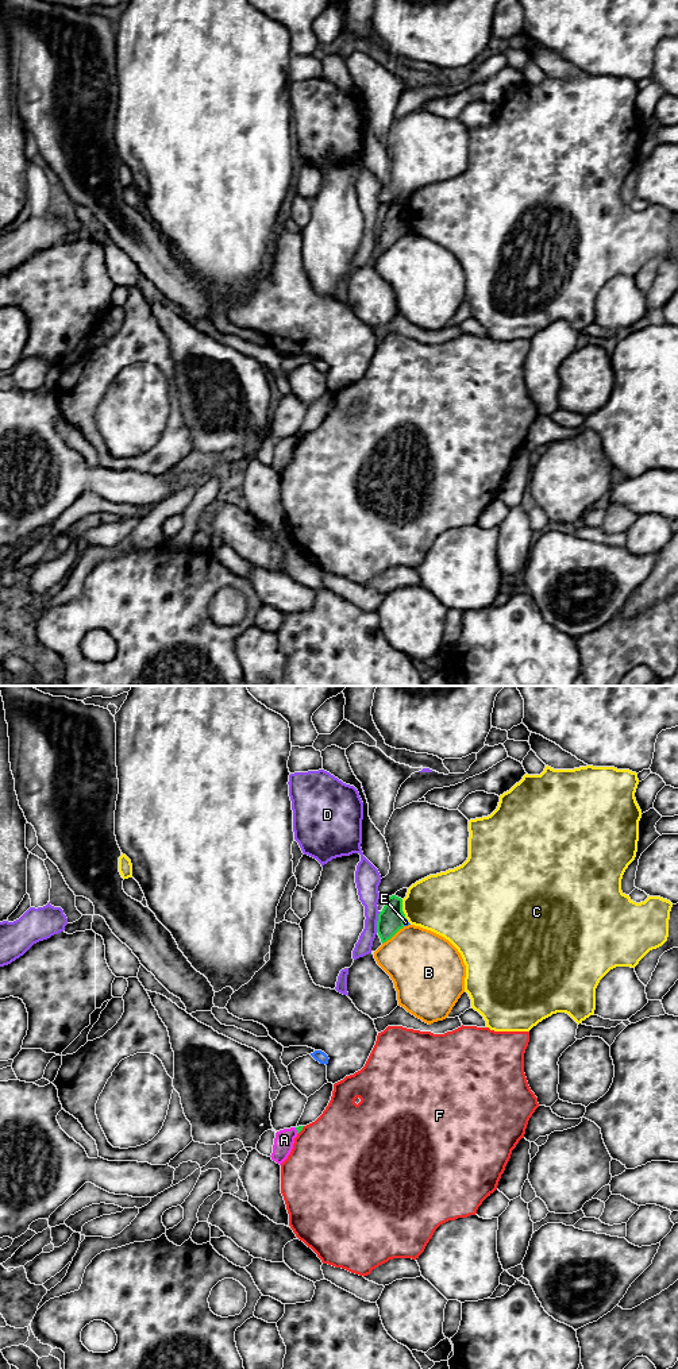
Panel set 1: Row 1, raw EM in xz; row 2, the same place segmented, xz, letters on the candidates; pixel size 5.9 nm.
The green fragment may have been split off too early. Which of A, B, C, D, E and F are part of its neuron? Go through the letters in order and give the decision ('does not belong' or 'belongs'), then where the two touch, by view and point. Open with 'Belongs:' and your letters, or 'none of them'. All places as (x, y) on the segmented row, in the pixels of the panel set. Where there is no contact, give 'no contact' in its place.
Belongs: none of them
A: does not belong; meets green in xz at (296, 1129)
B: does not belong; meets green in xz at (393, 934)
C: does not belong; meets green in xz at (401, 909)
D: does not belong; meets green in xz at (377, 922)
E: does not belong; meets green in xz at (403, 922)
F: does not belong; meets green in xz at (301, 1129)

